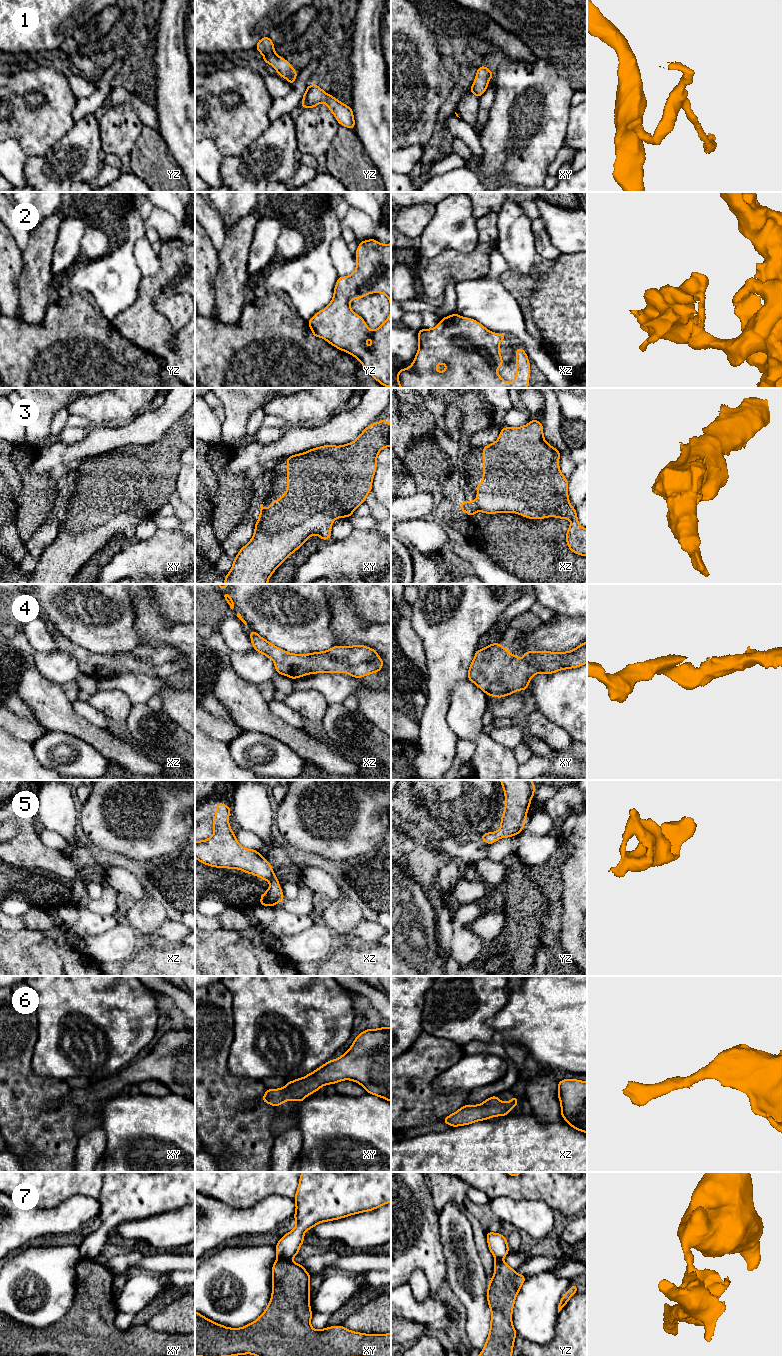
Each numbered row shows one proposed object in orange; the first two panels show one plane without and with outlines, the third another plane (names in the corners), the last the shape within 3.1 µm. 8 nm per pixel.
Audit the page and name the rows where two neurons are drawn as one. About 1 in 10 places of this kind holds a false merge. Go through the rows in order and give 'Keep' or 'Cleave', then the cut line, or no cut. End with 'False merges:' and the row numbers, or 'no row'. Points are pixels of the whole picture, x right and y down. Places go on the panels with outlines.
1: Keep. No split
2: Keep. No split
3: Keep. No split
4: Keep. No split
5: Keep. No split
6: Keep. No split
7: Cleave. Split along xy (277, 1258), (290, 1260)
False merges: 7

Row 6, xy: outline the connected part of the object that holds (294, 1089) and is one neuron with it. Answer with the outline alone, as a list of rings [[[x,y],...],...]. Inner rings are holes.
[[[391,1028],[361,1032],[344,1055],[283,1088],[267,1089],[262,1101],[275,1107],[290,1098],[302,1102],[321,1086],[342,1080],[357,1082],[367,1093],[391,1102]]]

